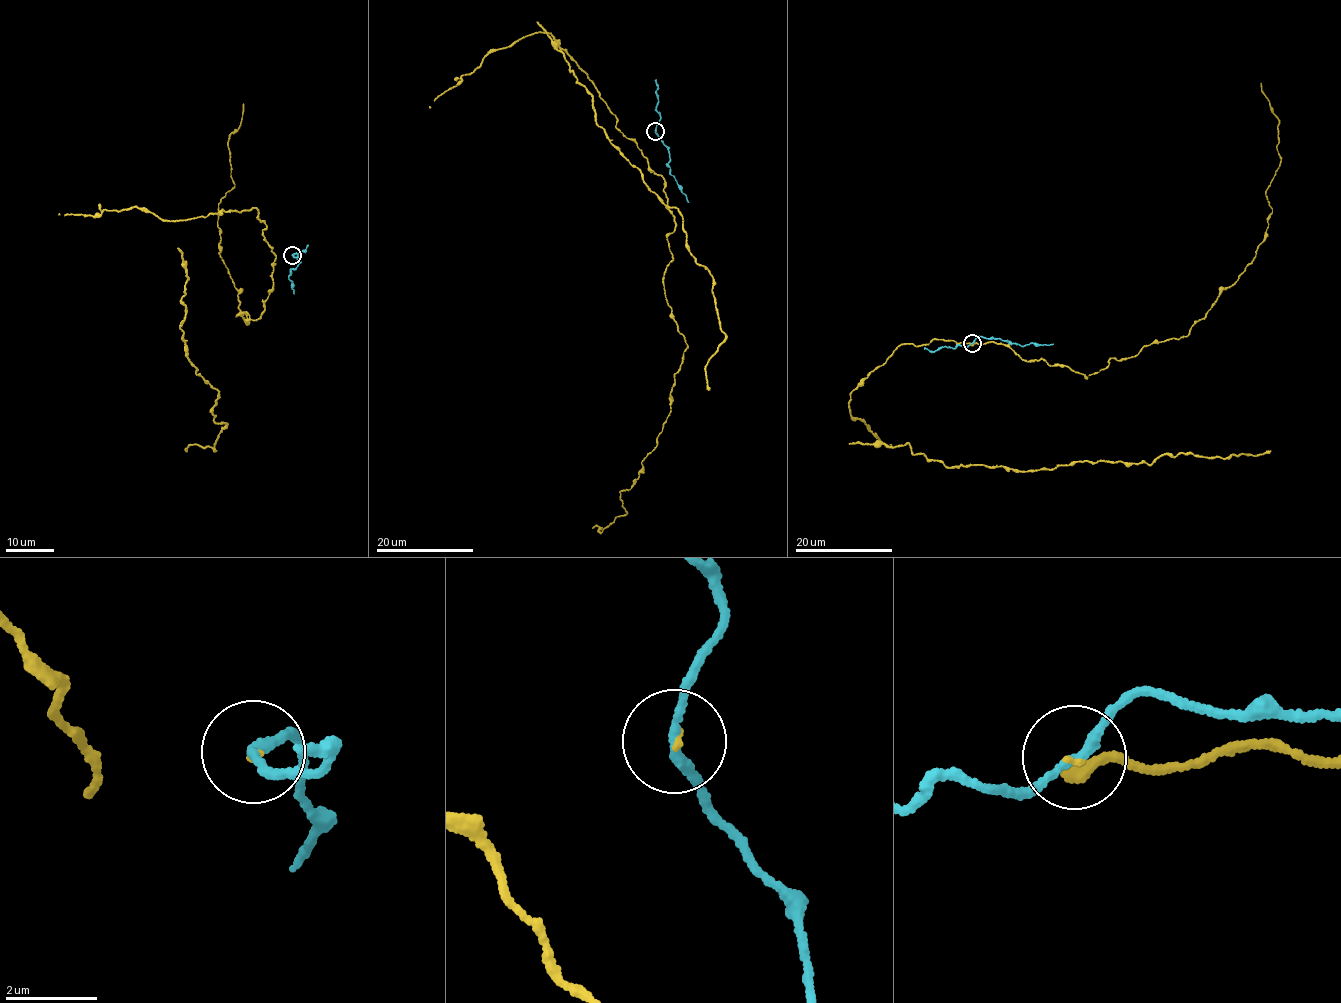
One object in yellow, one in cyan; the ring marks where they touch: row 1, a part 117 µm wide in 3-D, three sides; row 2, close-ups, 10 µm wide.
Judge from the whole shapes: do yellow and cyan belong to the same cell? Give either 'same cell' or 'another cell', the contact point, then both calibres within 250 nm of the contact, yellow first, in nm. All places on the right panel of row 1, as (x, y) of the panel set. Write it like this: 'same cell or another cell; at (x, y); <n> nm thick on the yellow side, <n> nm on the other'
same cell; at (972, 343); 70 nm thick on the yellow side, 180 nm on the other

